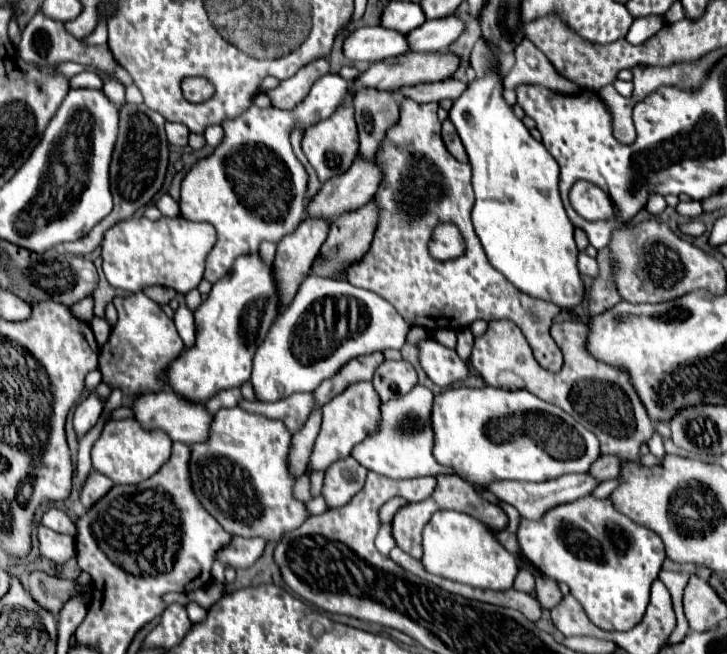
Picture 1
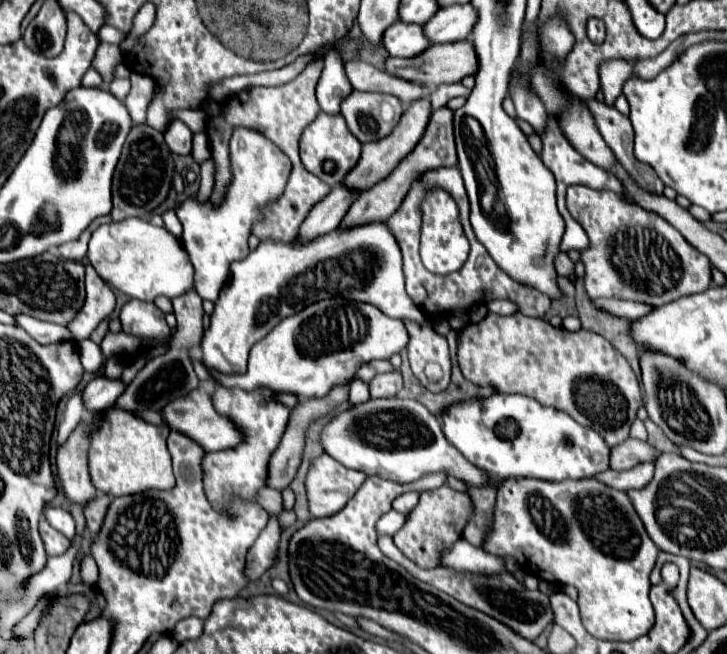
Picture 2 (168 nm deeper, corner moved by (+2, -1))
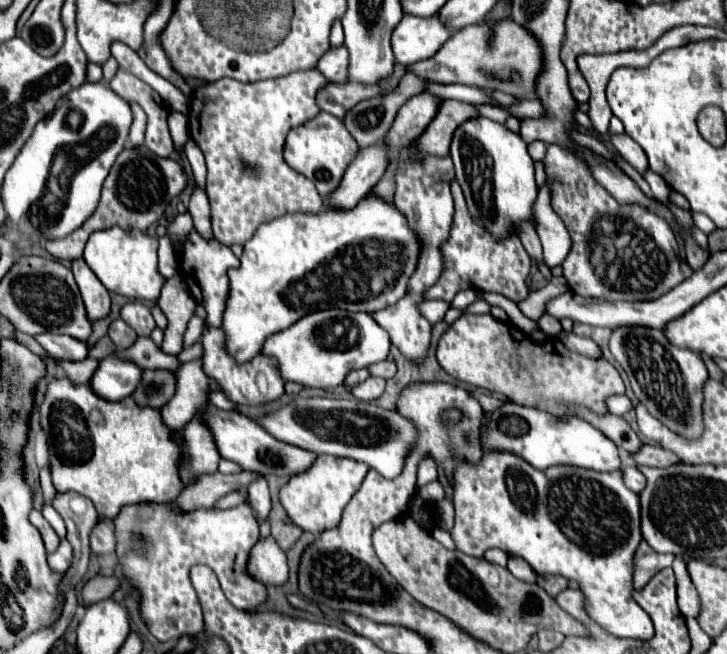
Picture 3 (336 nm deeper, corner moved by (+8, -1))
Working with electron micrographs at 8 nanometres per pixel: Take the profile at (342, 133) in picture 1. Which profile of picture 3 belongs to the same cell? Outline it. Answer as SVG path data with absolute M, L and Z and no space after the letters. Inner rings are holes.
M319 112L313 120L293 128L287 134L287 142L285 142L285 160L289 162L289 166L299 174L303 174L305 178L309 178L323 198L327 198L329 192L333 192L339 186L347 166L353 162L357 154L359 154L359 146L355 138L349 134L349 130L345 130L339 118L327 112Z

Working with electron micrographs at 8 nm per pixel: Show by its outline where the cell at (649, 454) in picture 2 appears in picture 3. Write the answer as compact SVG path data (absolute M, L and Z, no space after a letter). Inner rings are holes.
M643 444L635 454L631 454L631 458L637 466L655 466L655 468L667 468L679 462L675 454L669 454L669 450L663 450L661 446L647 446L647 444Z

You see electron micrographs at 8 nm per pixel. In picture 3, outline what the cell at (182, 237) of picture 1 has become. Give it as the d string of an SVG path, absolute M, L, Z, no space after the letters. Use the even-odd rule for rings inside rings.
M113 226L107 230L97 230L89 236L85 246L85 262L101 280L101 284L115 294L123 294L135 300L153 300L157 302L161 294L161 286L165 286L165 276L159 272L159 258L157 258L157 238L149 232L131 228L123 230L121 226Z

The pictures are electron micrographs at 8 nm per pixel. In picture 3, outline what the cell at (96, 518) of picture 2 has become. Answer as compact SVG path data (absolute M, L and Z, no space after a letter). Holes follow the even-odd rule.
M101 518L95 528L89 534L91 540L91 550L95 554L111 554L115 550L115 538L113 538L113 528L105 518Z

